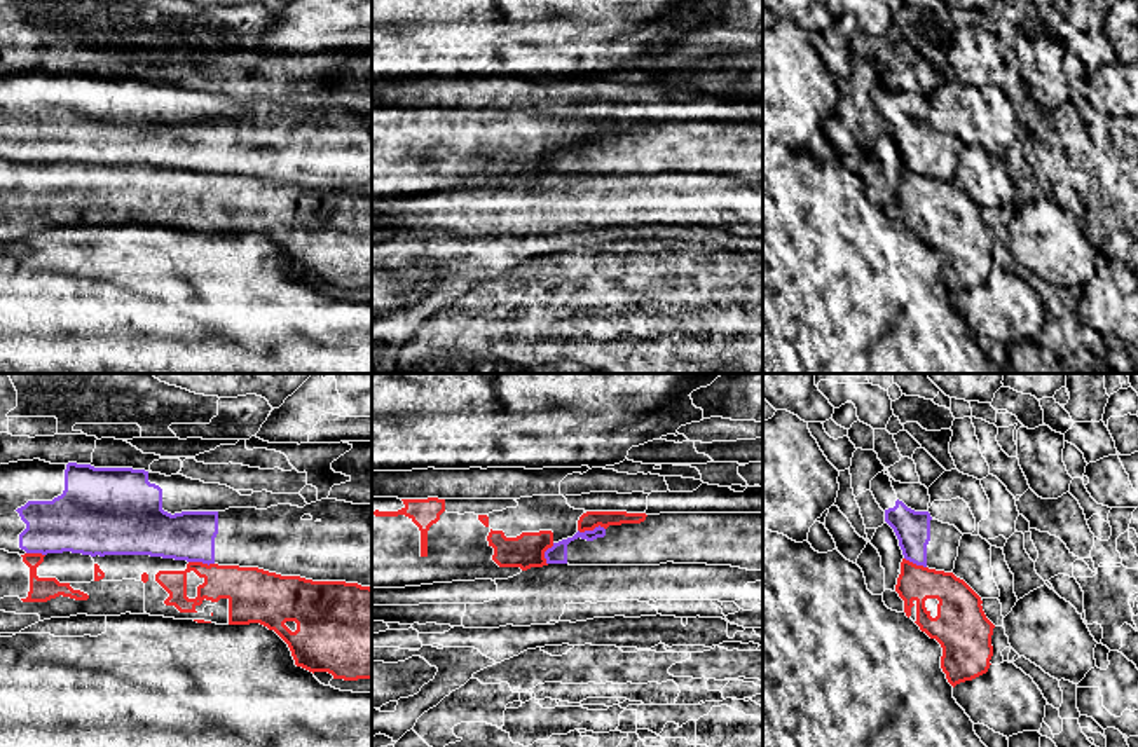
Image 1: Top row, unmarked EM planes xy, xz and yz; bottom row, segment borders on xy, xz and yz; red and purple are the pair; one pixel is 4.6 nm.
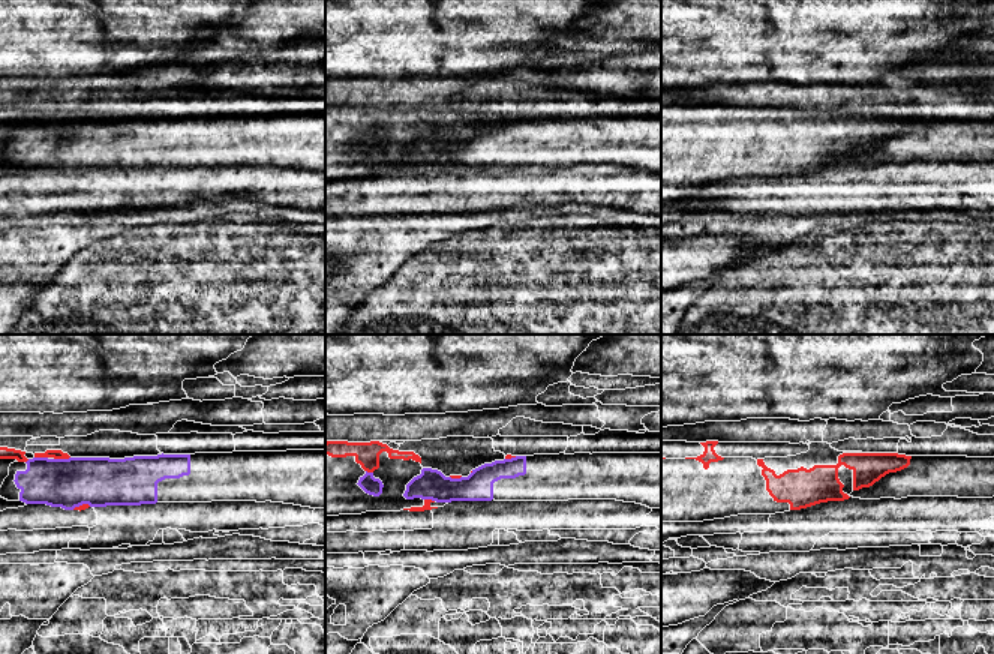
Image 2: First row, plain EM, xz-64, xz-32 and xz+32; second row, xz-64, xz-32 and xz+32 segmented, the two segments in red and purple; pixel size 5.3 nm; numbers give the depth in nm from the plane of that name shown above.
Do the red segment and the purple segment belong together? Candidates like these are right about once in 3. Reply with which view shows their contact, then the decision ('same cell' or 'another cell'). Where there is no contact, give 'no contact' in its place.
xz | another cell

